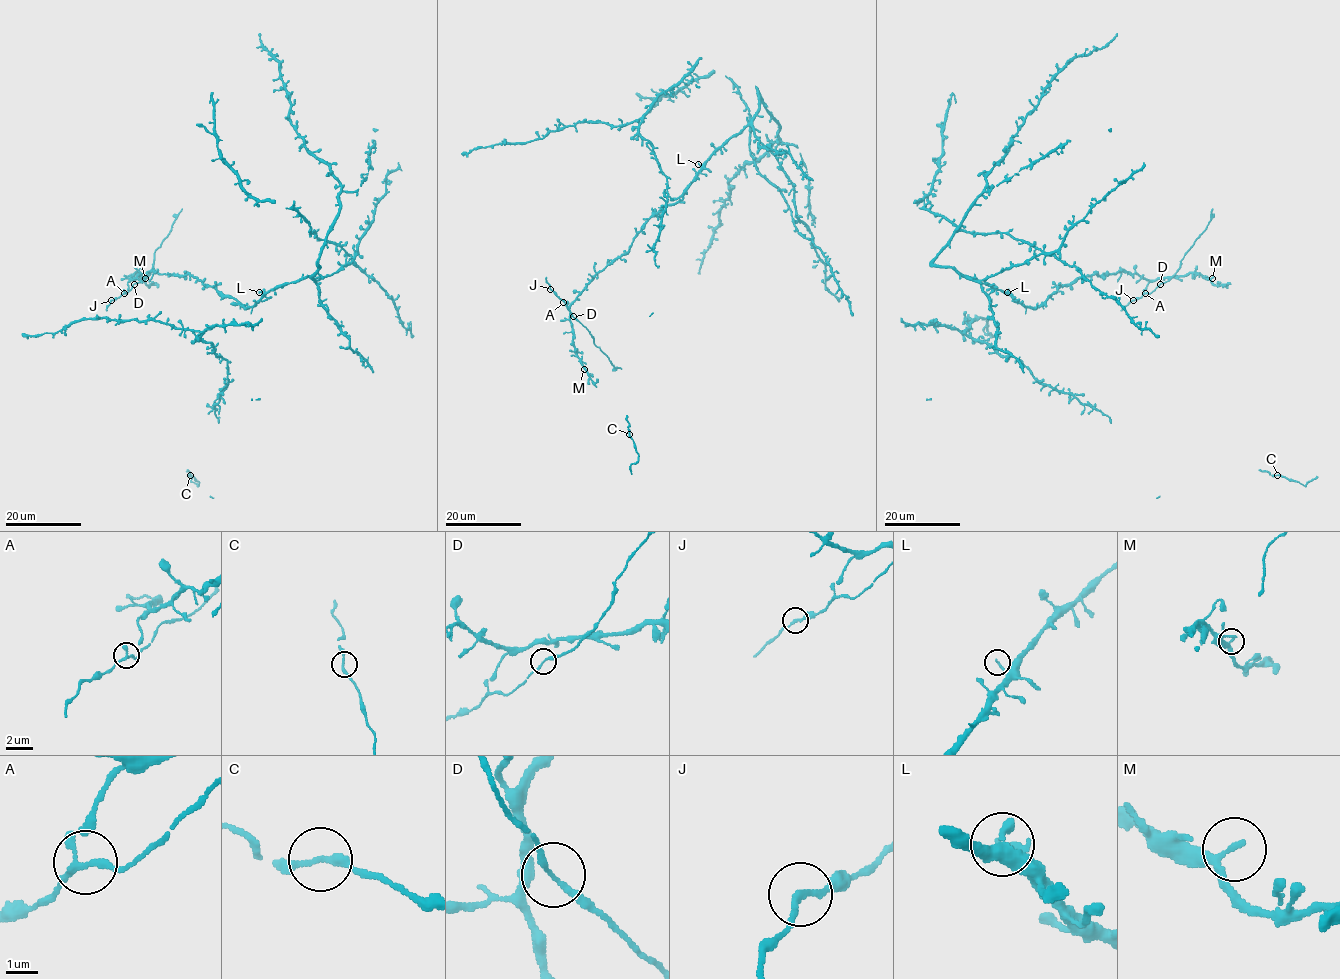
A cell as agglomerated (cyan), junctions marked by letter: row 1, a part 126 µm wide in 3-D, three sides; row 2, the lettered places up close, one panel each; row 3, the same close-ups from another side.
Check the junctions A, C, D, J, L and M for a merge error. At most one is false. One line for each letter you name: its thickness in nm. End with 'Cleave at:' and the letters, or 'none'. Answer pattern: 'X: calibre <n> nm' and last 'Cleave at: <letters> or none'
Cleave at: none

